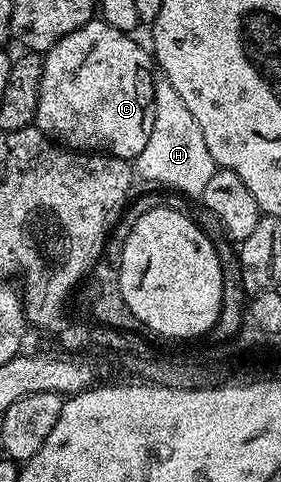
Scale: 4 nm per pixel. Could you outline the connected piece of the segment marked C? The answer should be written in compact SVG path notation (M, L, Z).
M95 18L80 30L74 30L72 34L58 40L56 46L45 53L42 62L40 98L36 102L33 127L71 150L89 150L94 154L109 154L122 160L137 161L140 150L148 146L156 114L156 61L134 39L131 33L116 30L108 26L105 20Z

